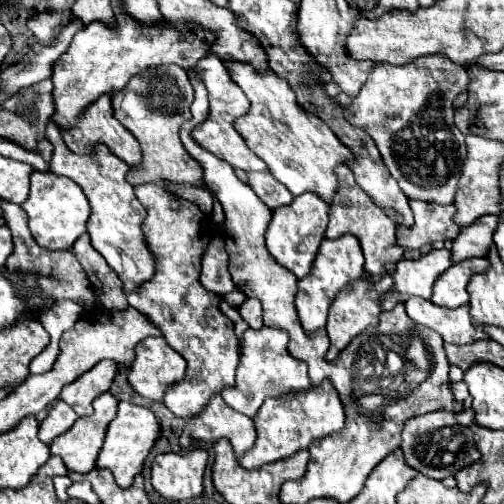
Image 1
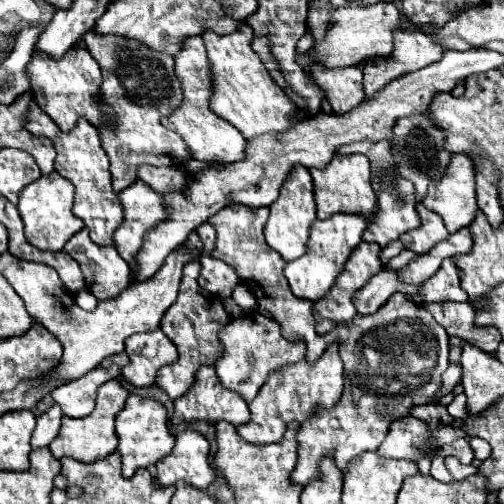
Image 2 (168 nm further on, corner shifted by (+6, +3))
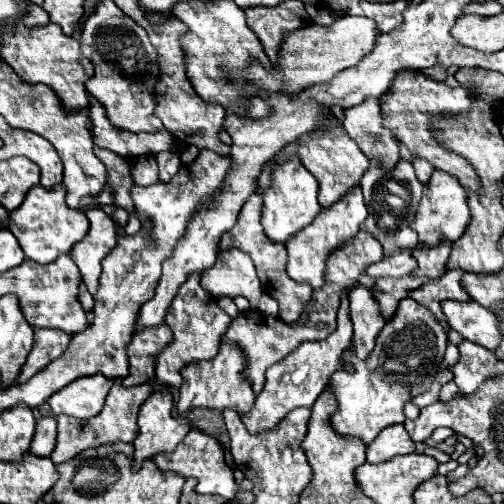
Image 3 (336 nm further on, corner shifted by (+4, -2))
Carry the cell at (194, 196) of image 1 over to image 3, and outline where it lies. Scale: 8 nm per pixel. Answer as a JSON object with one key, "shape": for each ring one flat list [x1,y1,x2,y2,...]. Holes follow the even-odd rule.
{"shape":[[141,156,135,158,133,164,133,180,137,186,149,186,159,182,159,174,157,174,157,162,153,156]]}

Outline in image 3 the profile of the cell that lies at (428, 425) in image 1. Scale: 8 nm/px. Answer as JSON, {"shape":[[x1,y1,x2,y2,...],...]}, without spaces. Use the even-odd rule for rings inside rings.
{"shape":[[393,424,385,428,369,446,367,446,367,462,381,464,399,454,415,452,415,442,403,424]]}

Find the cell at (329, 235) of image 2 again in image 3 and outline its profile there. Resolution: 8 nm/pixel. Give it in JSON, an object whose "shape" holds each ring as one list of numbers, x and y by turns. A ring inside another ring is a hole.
{"shape":[[361,188,351,190,345,194,339,202,335,202,331,208,325,208,319,212,319,216,301,232,297,232,285,246,289,252,289,262,287,262,287,274,299,282,299,284,309,284,313,290,319,290,325,284,325,272,327,272,327,260,335,248,339,248,345,242,351,242,367,218,367,210,363,204,363,194]]}

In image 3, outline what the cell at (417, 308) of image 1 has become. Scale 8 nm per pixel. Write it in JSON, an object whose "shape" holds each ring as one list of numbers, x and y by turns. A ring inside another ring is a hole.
{"shape":[[445,300,441,304,443,314,447,316,447,324,451,330,459,332,465,340,475,342,487,350,497,350,503,334,499,324,495,322,495,314,485,310,475,302,455,302]]}

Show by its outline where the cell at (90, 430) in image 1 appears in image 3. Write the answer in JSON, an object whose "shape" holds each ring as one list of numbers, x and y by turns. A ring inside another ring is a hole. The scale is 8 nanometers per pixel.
{"shape":[[115,380,113,388,109,390,109,394,105,398,103,410,95,418,89,418,89,420,77,420,71,416,55,418,57,420,57,446,55,446,53,454,49,456,53,460,53,464,67,462,87,448,95,448,95,446,103,446,103,444,111,444,111,442,133,442,137,436,137,412,149,394,151,394,149,384,125,388,119,380]]}

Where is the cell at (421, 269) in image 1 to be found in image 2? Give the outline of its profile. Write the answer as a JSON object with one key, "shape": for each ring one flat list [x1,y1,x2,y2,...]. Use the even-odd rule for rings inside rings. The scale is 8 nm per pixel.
{"shape":[[383,269,381,273,373,275,355,295,353,295,353,303,359,315,371,315,373,311,377,311,379,307,383,307,387,303,387,299,393,293,409,293,409,295,417,295,419,287,409,287,405,283,401,283,397,279,395,271,387,271]]}

